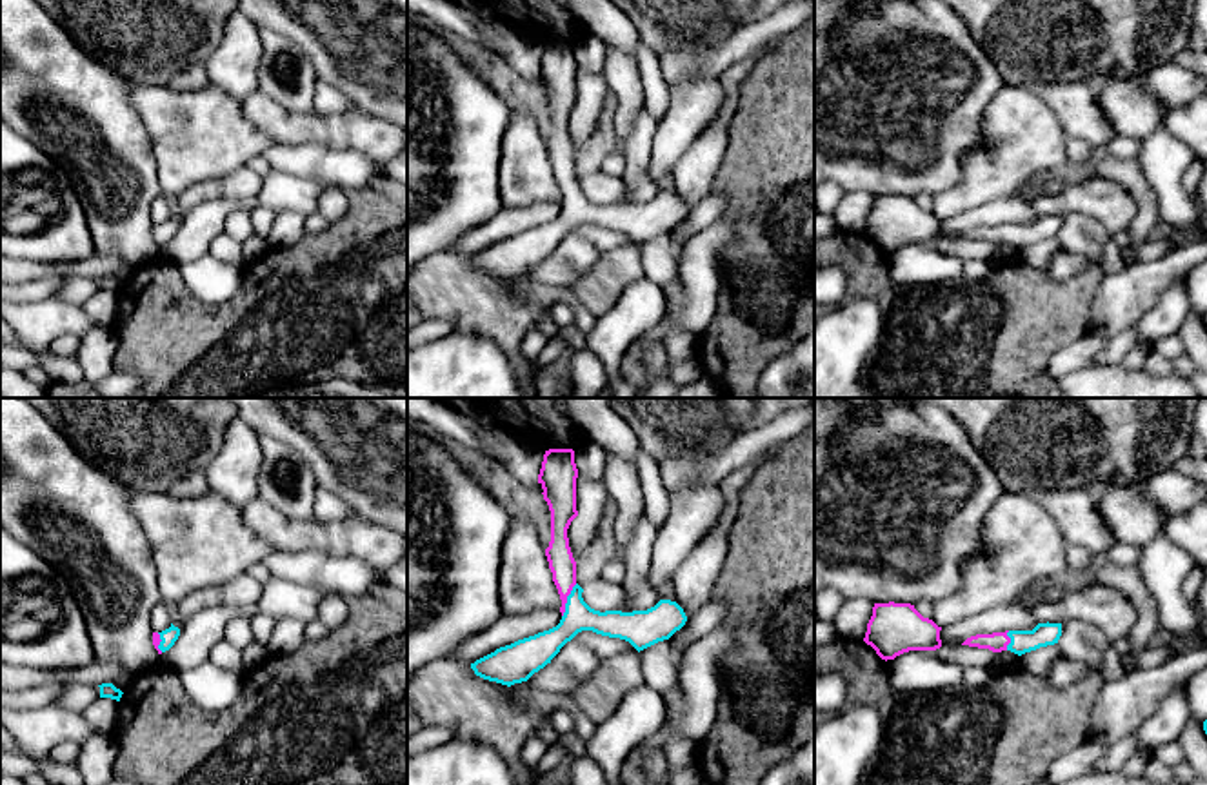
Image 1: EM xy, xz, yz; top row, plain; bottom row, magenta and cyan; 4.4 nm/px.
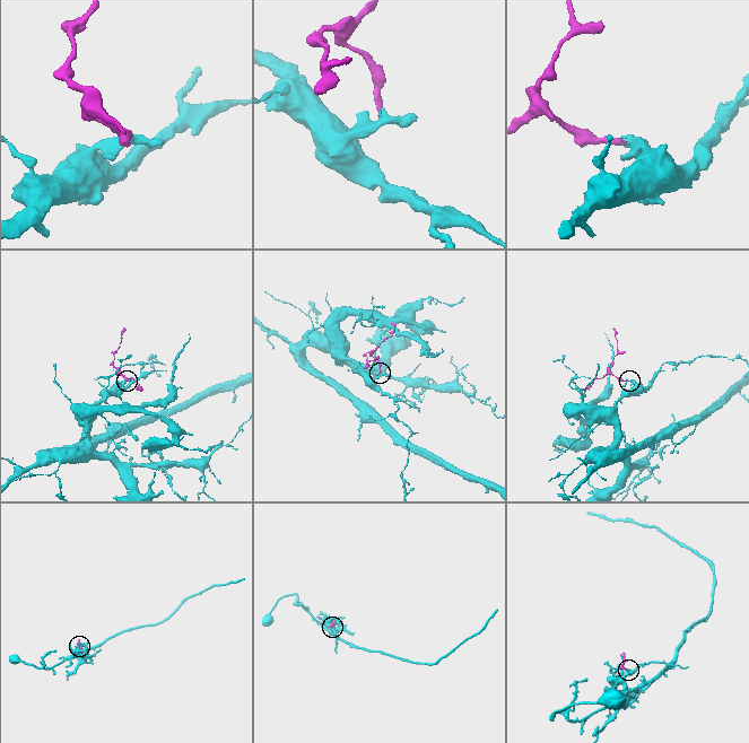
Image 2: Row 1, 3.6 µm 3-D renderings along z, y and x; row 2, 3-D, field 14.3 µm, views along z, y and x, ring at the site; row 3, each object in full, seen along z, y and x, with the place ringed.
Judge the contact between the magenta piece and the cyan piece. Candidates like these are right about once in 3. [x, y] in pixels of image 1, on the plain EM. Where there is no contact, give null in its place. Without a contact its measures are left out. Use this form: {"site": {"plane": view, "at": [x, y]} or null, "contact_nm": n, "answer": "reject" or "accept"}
{"site": {"plane": "xz", "at": [566, 193]}, "contact_nm": 170, "answer": "accept"}

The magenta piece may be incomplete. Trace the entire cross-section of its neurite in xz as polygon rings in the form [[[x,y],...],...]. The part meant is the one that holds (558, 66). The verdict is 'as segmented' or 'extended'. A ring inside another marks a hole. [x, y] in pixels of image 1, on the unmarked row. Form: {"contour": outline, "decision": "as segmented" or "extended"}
{"contour": [[[573,42],[545,44],[538,76],[551,104],[551,134],[545,149],[562,193],[562,213],[549,224],[500,240],[471,256],[474,267],[484,273],[507,280],[527,274],[582,224],[625,233],[640,245],[669,233],[687,214],[683,202],[671,193],[660,193],[647,204],[633,205],[600,205],[584,194],[584,182],[576,176],[576,154],[567,131],[567,122],[578,109],[576,71]]], "decision": "extended"}

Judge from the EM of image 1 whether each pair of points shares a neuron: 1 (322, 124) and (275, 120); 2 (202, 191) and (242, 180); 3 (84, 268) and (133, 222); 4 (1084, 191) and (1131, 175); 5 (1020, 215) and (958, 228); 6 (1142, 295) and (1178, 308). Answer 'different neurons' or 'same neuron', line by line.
1: same neuron
2: same neuron
3: different neurons
4: different neurons
5: same neuron
6: different neurons

